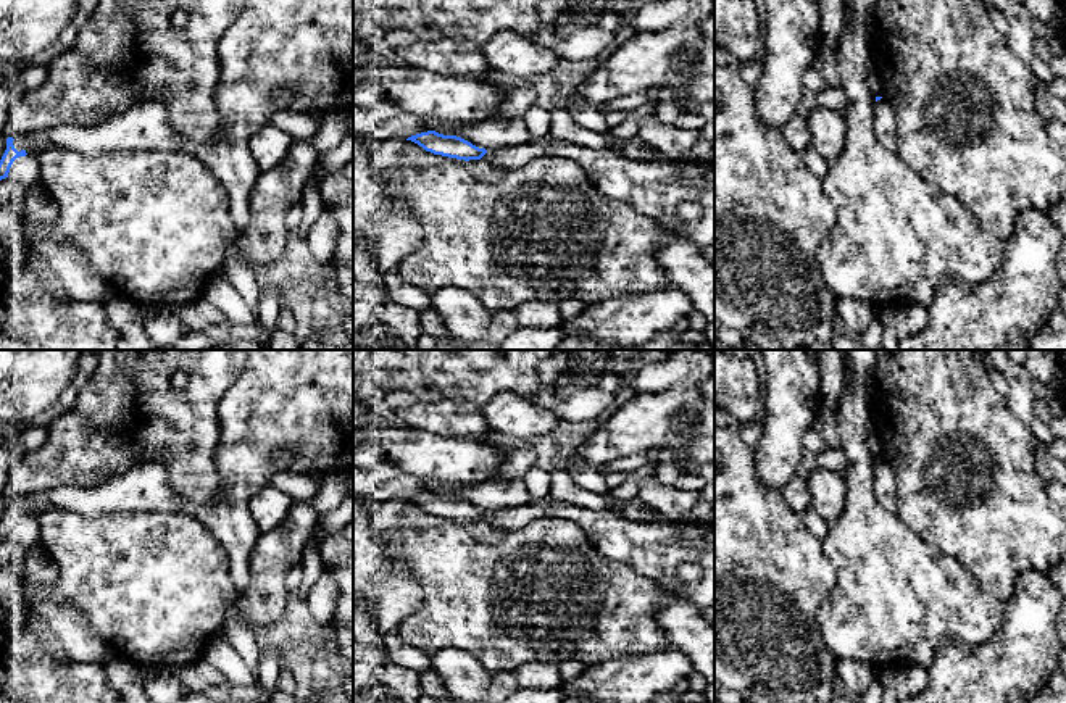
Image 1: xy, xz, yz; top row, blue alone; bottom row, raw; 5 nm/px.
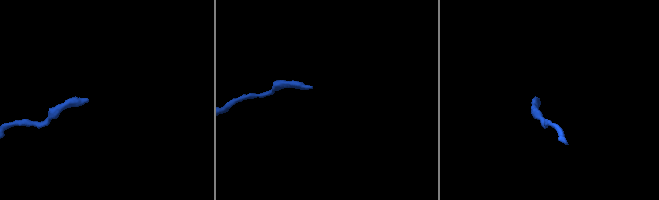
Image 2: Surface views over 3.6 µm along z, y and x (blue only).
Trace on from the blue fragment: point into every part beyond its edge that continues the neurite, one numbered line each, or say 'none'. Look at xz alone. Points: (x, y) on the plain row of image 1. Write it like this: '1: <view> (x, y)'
none

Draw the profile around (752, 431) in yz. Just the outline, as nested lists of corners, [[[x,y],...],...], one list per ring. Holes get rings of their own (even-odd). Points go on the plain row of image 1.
[[[752,421],[742,424],[742,439],[747,445],[756,447],[761,439],[761,422]]]

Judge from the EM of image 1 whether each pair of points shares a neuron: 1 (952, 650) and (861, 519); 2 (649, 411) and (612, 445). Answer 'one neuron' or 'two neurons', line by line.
1: two neurons
2: one neuron

